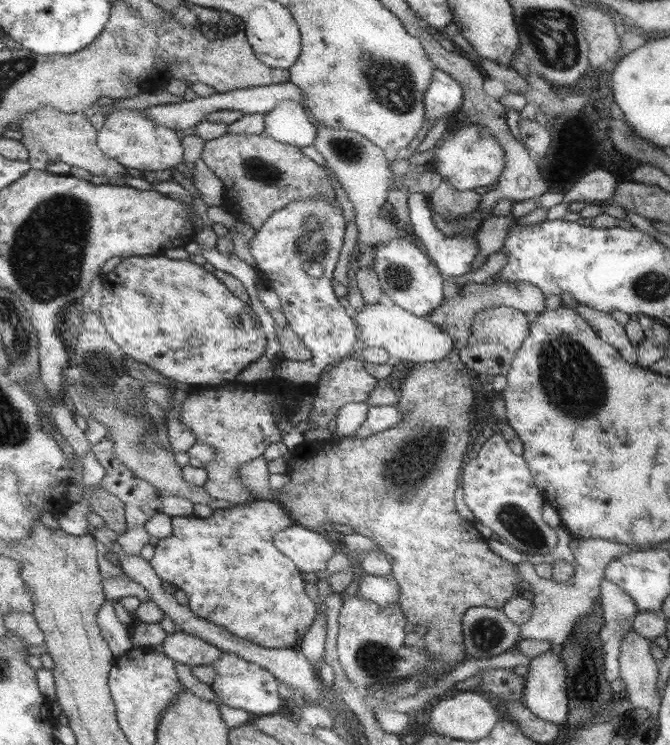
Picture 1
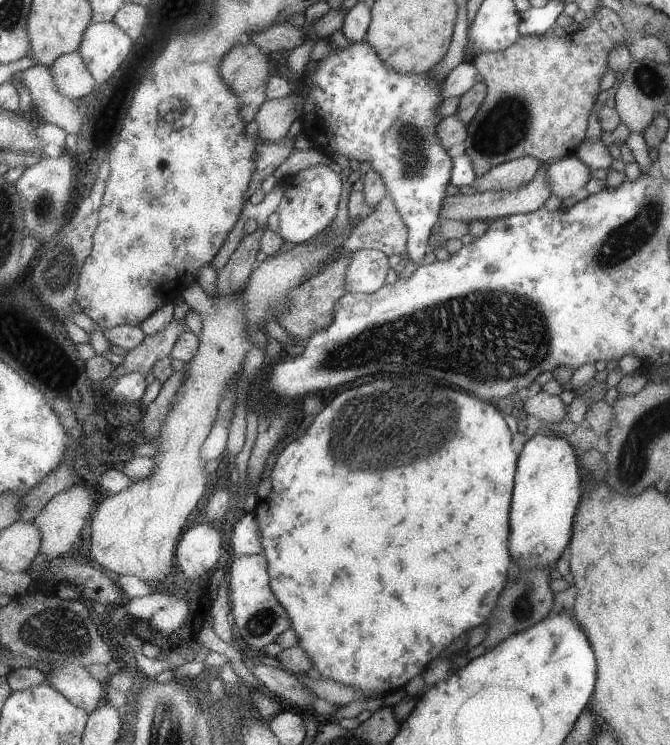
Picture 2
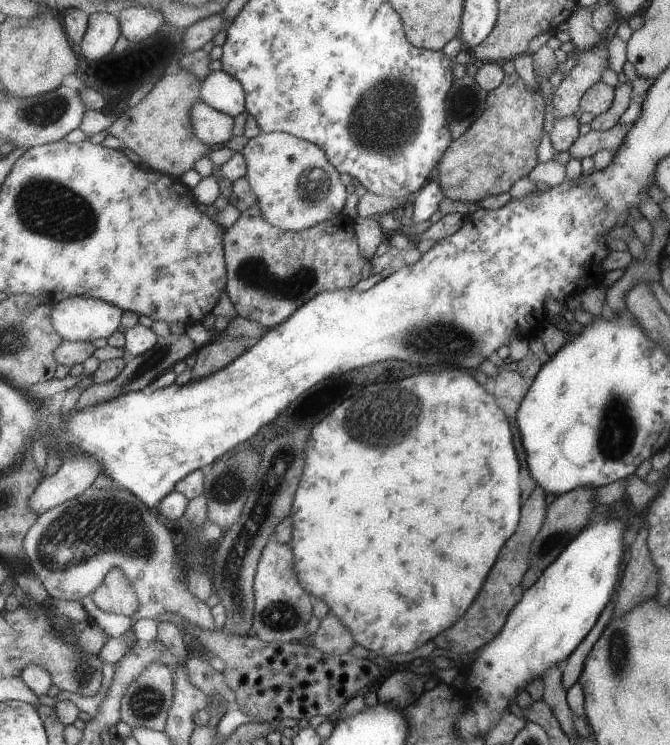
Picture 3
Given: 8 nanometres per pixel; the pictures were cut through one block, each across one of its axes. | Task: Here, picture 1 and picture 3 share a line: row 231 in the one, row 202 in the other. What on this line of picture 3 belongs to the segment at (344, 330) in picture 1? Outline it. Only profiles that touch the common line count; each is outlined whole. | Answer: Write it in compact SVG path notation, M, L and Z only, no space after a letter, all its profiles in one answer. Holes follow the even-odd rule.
M276 131L251 138L241 151L246 158L246 176L252 194L272 226L299 233L327 221L332 212L344 208L346 186L323 147Z

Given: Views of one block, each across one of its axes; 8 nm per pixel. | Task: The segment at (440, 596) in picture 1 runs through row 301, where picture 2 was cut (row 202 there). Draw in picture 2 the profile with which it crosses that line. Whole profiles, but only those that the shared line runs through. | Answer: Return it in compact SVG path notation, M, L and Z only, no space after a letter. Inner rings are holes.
M542 164L531 182L517 187L514 191L504 189L503 191L477 192L472 195L459 193L457 196L448 196L443 202L439 219L451 219L466 223L481 220L490 222L501 217L510 217L539 210L552 194L549 181L547 180L547 168L548 164Z

